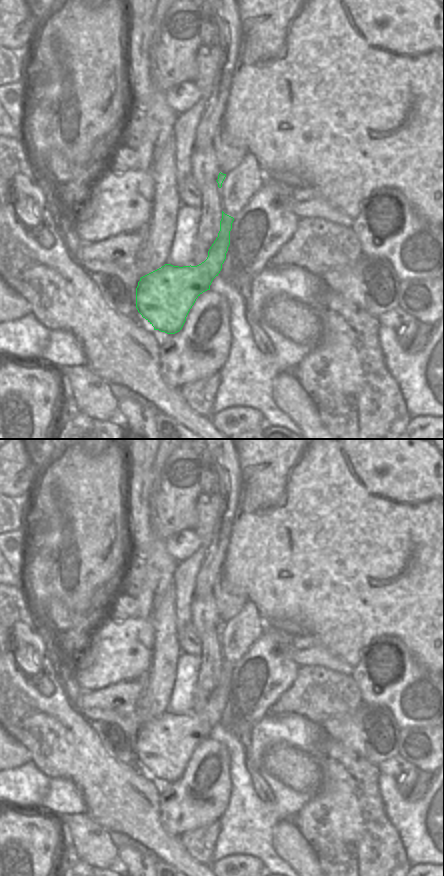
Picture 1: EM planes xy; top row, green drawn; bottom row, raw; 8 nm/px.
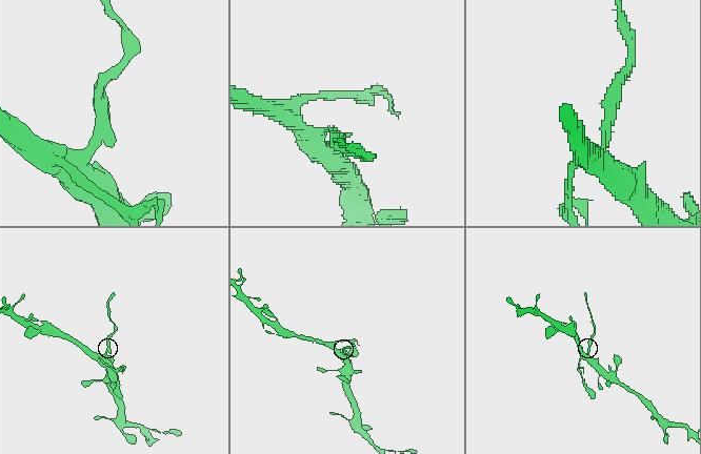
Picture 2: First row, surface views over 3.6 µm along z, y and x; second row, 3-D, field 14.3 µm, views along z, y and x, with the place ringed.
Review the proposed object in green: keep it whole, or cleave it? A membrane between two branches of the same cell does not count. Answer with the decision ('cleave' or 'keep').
cleave

